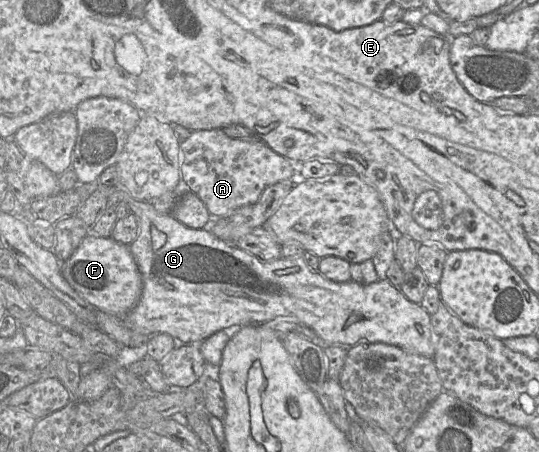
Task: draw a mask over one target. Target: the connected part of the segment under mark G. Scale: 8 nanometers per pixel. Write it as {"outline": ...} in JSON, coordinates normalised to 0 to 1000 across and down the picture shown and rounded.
{"outline":[[[178,400],[147,407],[139,418],[152,436],[152,449],[173,423],[184,423],[202,442],[232,449],[254,480],[258,515],[237,546],[263,615],[263,644],[252,677],[228,704],[249,735],[269,743],[306,737],[332,759],[369,761],[417,726],[486,717],[518,699],[534,699],[577,726],[607,765],[647,770],[668,759],[714,759],[790,790],[805,788],[807,743],[800,697],[779,673],[759,666],[740,637],[716,617],[686,628],[666,628],[651,619],[620,624],[590,600],[577,597],[558,566],[486,577],[403,527],[388,507],[351,504],[319,473],[293,469],[278,447],[247,438],[221,412],[187,409]]]}

